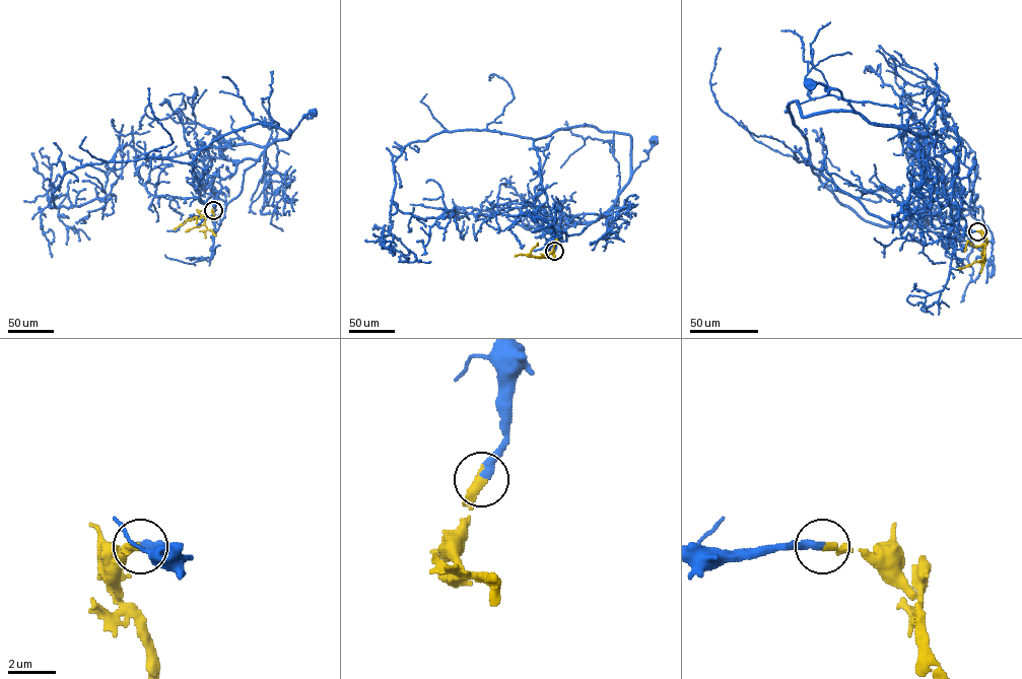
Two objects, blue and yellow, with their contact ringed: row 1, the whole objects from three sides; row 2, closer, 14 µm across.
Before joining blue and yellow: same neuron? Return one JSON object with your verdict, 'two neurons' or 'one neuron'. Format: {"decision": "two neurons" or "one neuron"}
{"decision": "one neuron"}

